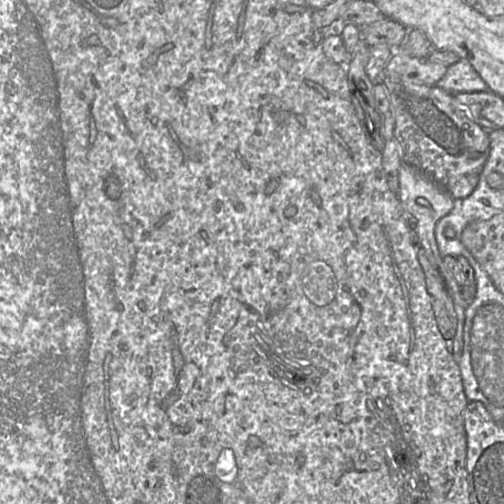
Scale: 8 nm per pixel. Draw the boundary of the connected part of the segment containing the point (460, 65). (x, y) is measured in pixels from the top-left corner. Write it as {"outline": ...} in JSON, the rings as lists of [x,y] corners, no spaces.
{"outline":[[[462,58],[448,66],[446,73],[436,85],[450,93],[483,92],[489,90],[487,84],[471,63]]]}

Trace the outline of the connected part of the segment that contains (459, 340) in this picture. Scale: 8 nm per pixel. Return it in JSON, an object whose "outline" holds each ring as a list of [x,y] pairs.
{"outline":[[[443,256],[441,276],[445,288],[453,299],[458,316],[453,353],[454,360],[458,362],[464,347],[465,312],[474,299],[476,282],[473,271],[464,256]]]}

